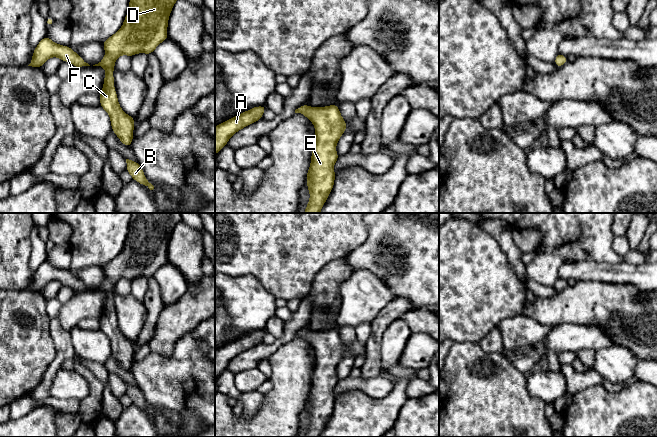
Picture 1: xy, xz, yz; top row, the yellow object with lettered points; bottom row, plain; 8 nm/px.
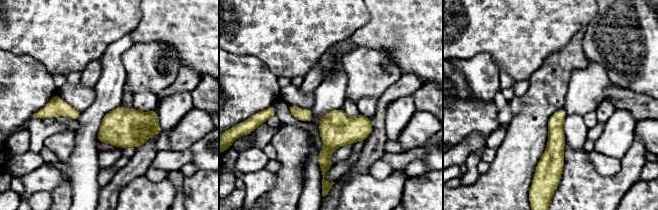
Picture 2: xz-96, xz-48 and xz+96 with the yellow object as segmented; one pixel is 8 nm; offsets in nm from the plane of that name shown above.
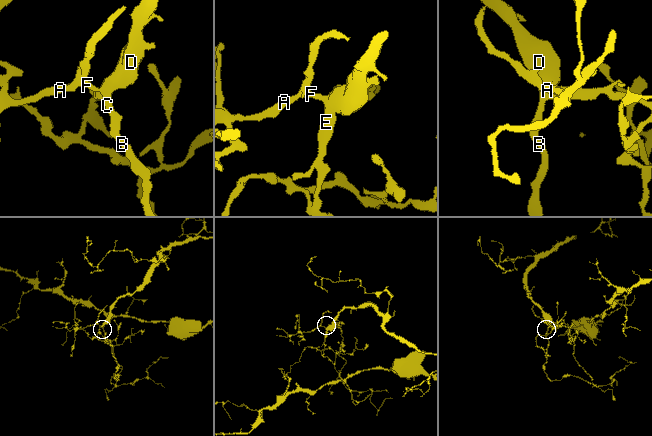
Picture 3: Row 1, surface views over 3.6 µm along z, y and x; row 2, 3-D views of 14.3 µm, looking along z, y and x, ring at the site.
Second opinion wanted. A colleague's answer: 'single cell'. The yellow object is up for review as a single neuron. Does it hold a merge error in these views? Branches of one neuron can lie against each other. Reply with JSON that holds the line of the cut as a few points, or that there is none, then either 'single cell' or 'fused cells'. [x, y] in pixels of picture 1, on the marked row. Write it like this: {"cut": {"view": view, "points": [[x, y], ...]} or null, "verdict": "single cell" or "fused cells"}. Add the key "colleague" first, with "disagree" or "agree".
{"colleague": "agree", "cut": null, "verdict": "single cell"}

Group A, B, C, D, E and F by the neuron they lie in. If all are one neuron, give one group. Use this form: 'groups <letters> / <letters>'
groups A B C D E F

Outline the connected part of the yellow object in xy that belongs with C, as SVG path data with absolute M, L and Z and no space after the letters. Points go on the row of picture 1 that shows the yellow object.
M130 0L129 9L122 27L102 43L106 54L98 64L93 65L106 69L104 86L100 93L100 106L109 114L112 131L125 146L131 147L135 123L134 117L125 114L118 103L113 77L115 61L120 55L128 55L131 57L138 53L148 55L153 53L155 48L168 38L168 19L176 1L177 0Z

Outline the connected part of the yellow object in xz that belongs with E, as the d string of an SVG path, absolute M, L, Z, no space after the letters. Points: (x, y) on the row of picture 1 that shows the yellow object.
M304 104L296 109L295 113L302 113L315 126L316 141L306 176L310 200L304 213L320 213L334 186L333 167L339 158L336 144L347 129L347 123L342 118L337 104L317 108Z

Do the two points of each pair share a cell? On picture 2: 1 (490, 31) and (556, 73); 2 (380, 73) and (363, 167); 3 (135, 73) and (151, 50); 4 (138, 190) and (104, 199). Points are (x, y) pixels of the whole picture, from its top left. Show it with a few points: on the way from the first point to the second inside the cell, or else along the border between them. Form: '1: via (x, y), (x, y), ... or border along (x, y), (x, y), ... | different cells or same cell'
1: border along (560, 49), (552, 52), (527, 79) | different cells
2: border along (396, 82), (390, 85), (378, 98) | different cells
3: via (141, 67), (142, 61), (147, 56) | same cell
4: border along (134, 178), (121, 189), (117, 199) | different cells

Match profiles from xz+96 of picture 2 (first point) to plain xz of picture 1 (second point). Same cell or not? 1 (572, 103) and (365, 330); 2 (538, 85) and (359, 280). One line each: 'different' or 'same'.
1: different
2: different

